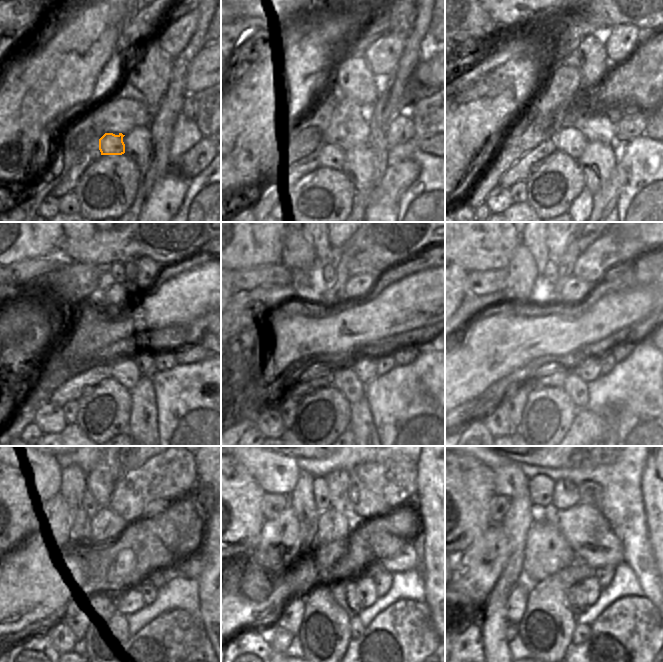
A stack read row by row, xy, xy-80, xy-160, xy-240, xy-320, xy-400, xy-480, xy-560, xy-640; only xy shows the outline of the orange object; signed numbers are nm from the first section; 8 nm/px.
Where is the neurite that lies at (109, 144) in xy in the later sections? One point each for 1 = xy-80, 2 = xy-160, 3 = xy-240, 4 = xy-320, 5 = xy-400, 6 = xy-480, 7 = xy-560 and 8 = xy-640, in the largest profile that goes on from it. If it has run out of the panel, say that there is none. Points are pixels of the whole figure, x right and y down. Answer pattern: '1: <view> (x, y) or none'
1: xy-80 (332, 154)
2: xy-160 (573, 144)
3: xy-240 (124, 369)
4: xy-320 (346, 380)
5: xy-400 (574, 386)
6: xy-480 (122, 622)
7: xy-560 (357, 629)
8: xy-640 (582, 632)

